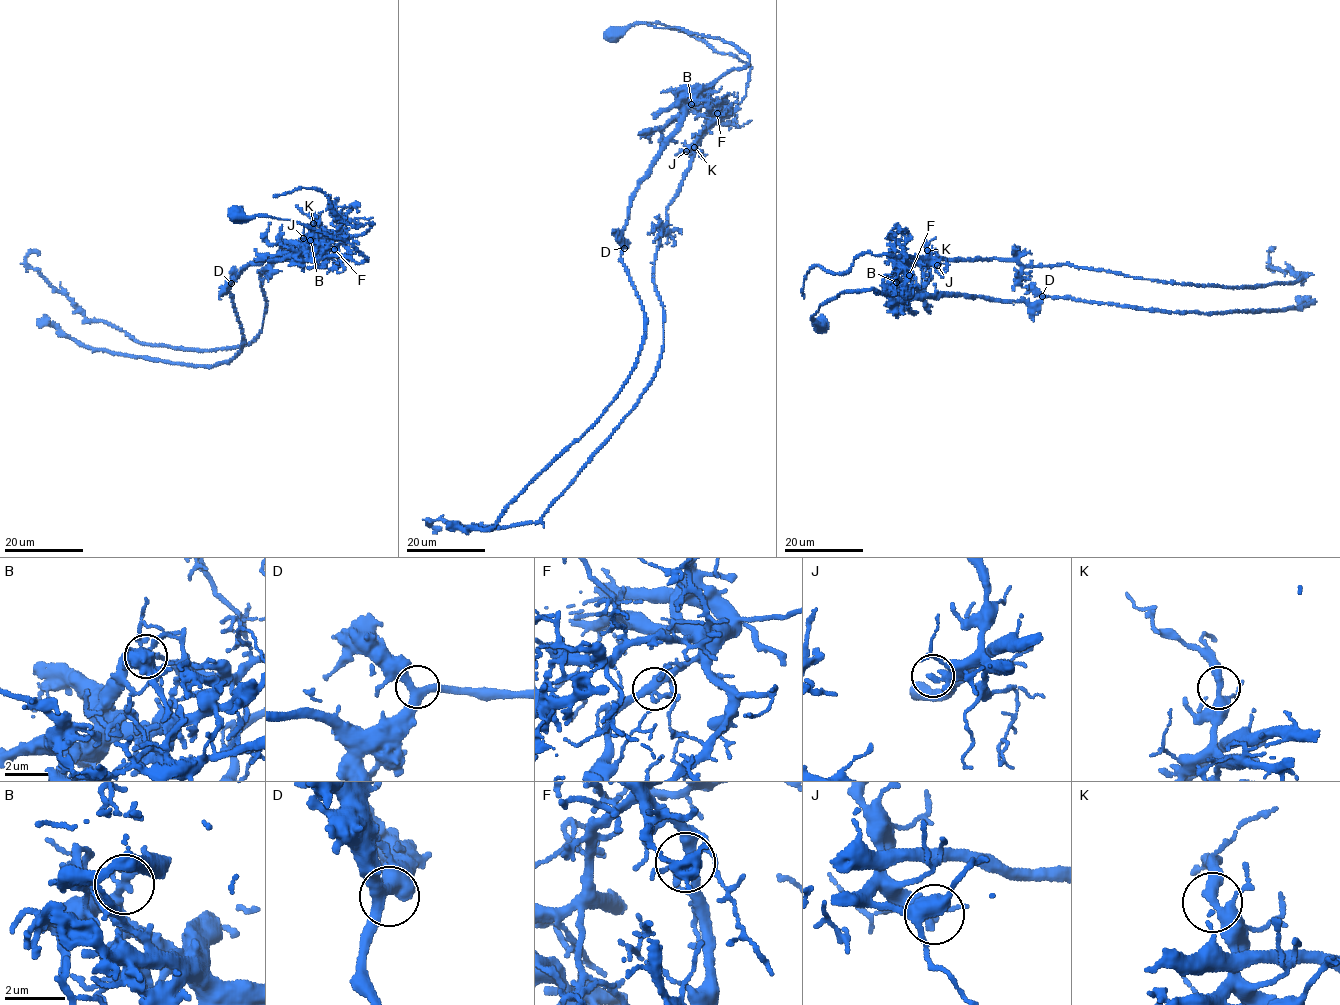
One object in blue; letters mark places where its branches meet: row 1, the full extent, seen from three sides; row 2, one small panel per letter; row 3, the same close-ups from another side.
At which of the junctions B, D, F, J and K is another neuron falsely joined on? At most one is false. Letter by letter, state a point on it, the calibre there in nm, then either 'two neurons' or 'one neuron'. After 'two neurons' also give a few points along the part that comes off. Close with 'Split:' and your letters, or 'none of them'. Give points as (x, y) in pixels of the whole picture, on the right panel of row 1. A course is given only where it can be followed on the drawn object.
B: place (896, 282); calibre 220 nm; two neurons; course (896, 282), (905, 264), (933, 258), (1073, 264), (1226, 288), (1303, 280), (1270, 268), (1272, 248)
D: place (1042, 296); calibre 360 nm; one neuron
F: place (909, 275); calibre 320 nm; one neuron
J: place (937, 265); calibre 190 nm; one neuron
K: place (927, 250); calibre 280 nm; one neuron
Split: B

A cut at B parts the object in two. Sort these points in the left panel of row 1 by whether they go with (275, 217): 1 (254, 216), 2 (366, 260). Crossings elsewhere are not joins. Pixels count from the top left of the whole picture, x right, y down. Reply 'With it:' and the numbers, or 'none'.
With it: 1, 2

